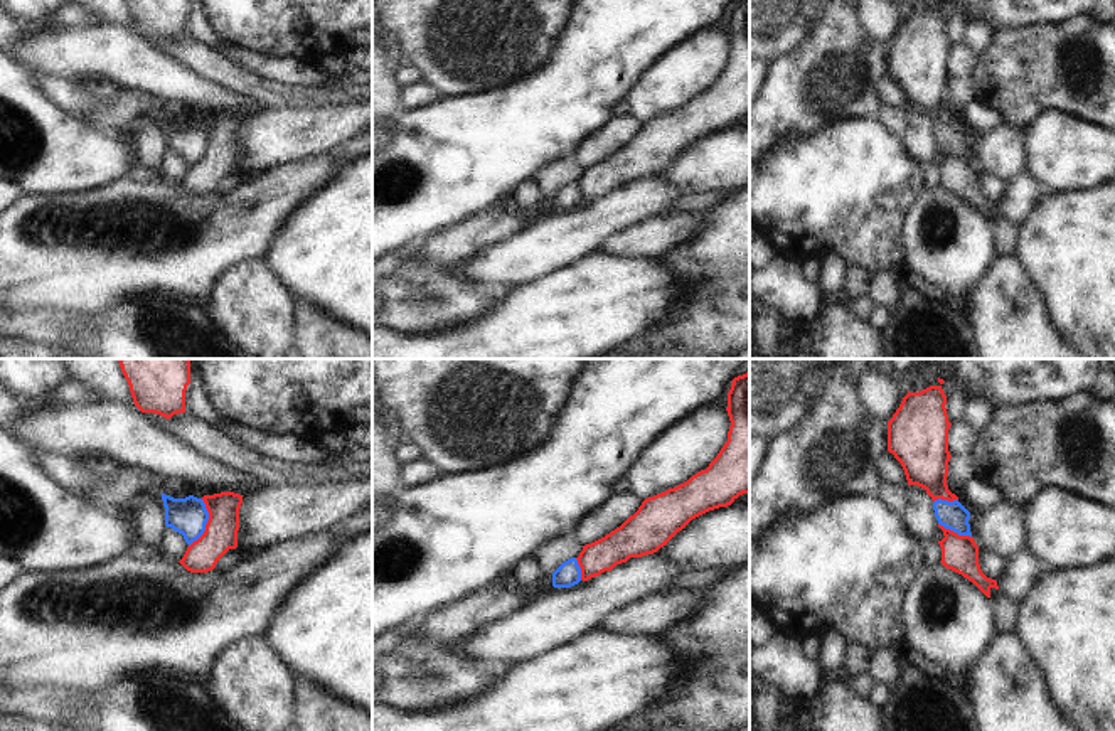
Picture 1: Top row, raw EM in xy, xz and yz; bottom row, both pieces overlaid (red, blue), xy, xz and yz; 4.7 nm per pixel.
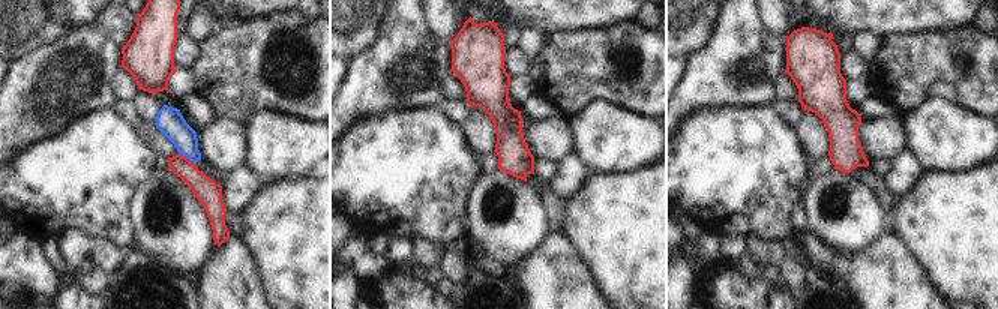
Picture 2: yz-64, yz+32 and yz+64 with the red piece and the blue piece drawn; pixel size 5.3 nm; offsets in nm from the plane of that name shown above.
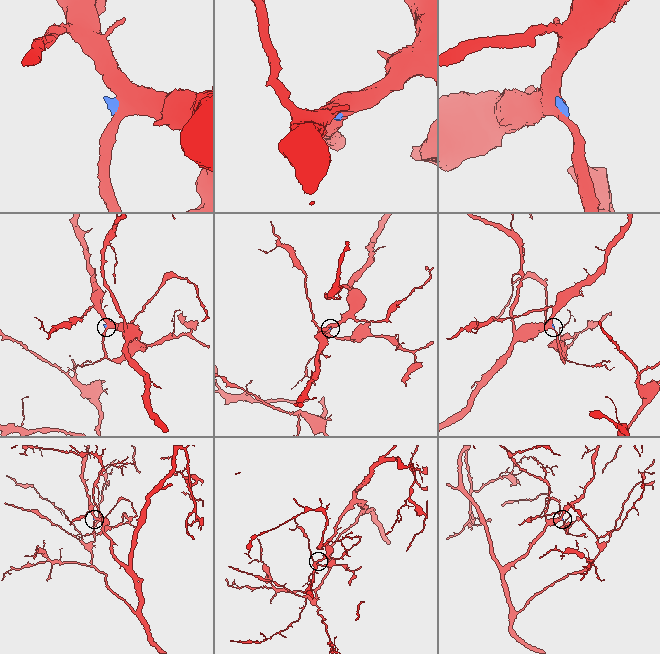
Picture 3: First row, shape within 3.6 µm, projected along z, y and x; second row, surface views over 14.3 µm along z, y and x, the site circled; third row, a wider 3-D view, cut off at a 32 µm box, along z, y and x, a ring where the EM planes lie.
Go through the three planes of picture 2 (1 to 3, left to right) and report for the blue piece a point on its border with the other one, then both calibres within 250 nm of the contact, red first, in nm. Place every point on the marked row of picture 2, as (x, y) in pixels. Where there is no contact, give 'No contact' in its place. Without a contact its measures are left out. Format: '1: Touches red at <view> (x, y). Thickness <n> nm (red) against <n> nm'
1: Touches red at yz-64 (186, 158). Thickness 140 nm (red) against 150 nm
2: No contact
3: No contact

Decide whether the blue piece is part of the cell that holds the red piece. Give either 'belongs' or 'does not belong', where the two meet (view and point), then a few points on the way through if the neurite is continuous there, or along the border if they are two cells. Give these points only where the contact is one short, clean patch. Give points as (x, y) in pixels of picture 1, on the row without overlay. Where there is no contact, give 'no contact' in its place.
does not belong | xy (208, 145) | along xy (202, 122), (208, 132), (206, 152), (189, 169)

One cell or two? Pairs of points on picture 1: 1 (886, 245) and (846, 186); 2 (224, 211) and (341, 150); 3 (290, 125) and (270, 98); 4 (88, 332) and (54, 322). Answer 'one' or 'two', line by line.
1: one
2: two
3: two
4: two

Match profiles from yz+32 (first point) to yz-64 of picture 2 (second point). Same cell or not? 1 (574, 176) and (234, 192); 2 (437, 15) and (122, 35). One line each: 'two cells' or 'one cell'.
1: one cell
2: one cell

